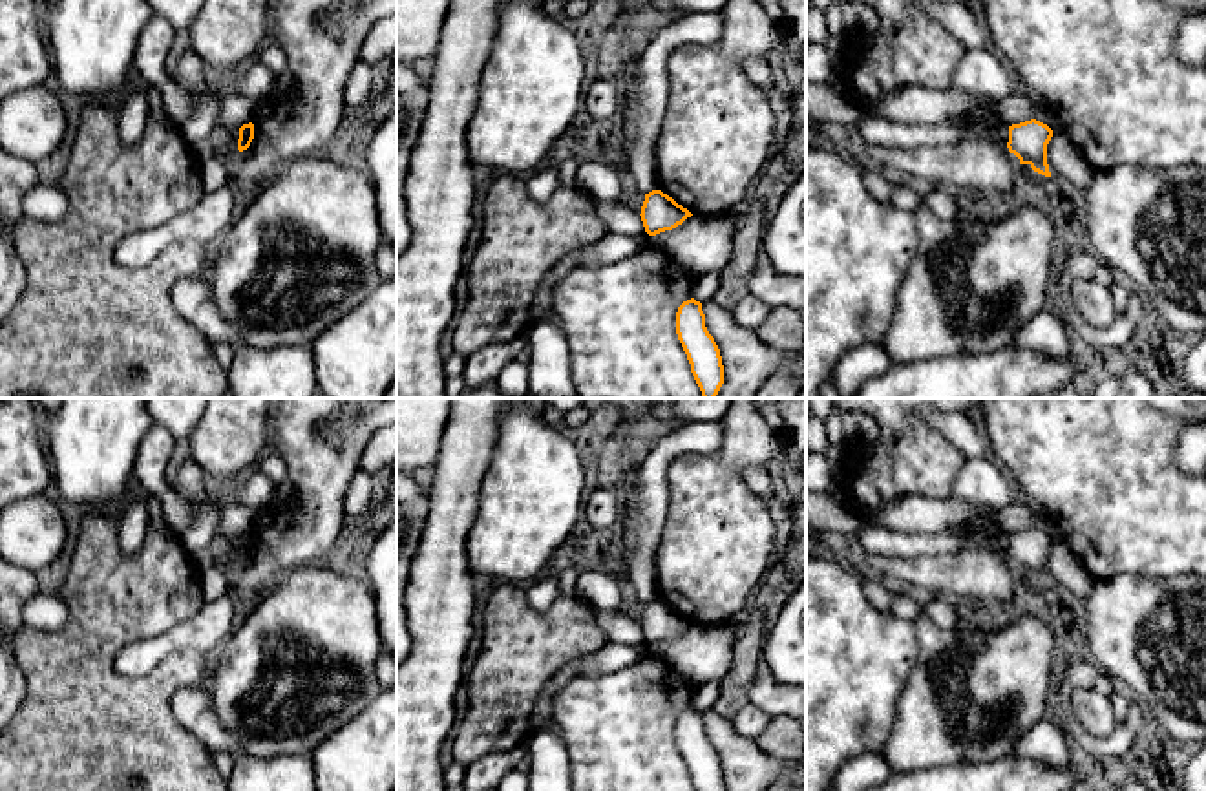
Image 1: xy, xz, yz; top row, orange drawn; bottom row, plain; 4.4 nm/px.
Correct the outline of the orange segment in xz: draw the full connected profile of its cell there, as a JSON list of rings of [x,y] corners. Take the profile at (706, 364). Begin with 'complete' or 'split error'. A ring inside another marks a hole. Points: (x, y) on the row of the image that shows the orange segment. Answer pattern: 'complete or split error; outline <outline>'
complete; outline [[[683,301],[676,312],[676,334],[704,398],[714,398],[724,384],[720,349],[705,327],[702,303]]]

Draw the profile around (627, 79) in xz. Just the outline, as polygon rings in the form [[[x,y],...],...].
[[[638,60],[629,64],[616,79],[623,90],[623,104],[634,97],[634,90],[638,86]]]

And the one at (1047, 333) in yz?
[[[1060,303],[1042,309],[1014,332],[1012,343],[1062,362],[1071,353],[1069,318]]]

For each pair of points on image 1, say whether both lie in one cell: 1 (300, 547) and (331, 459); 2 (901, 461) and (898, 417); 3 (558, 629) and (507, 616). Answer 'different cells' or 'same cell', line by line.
1: same cell
2: same cell
3: same cell

